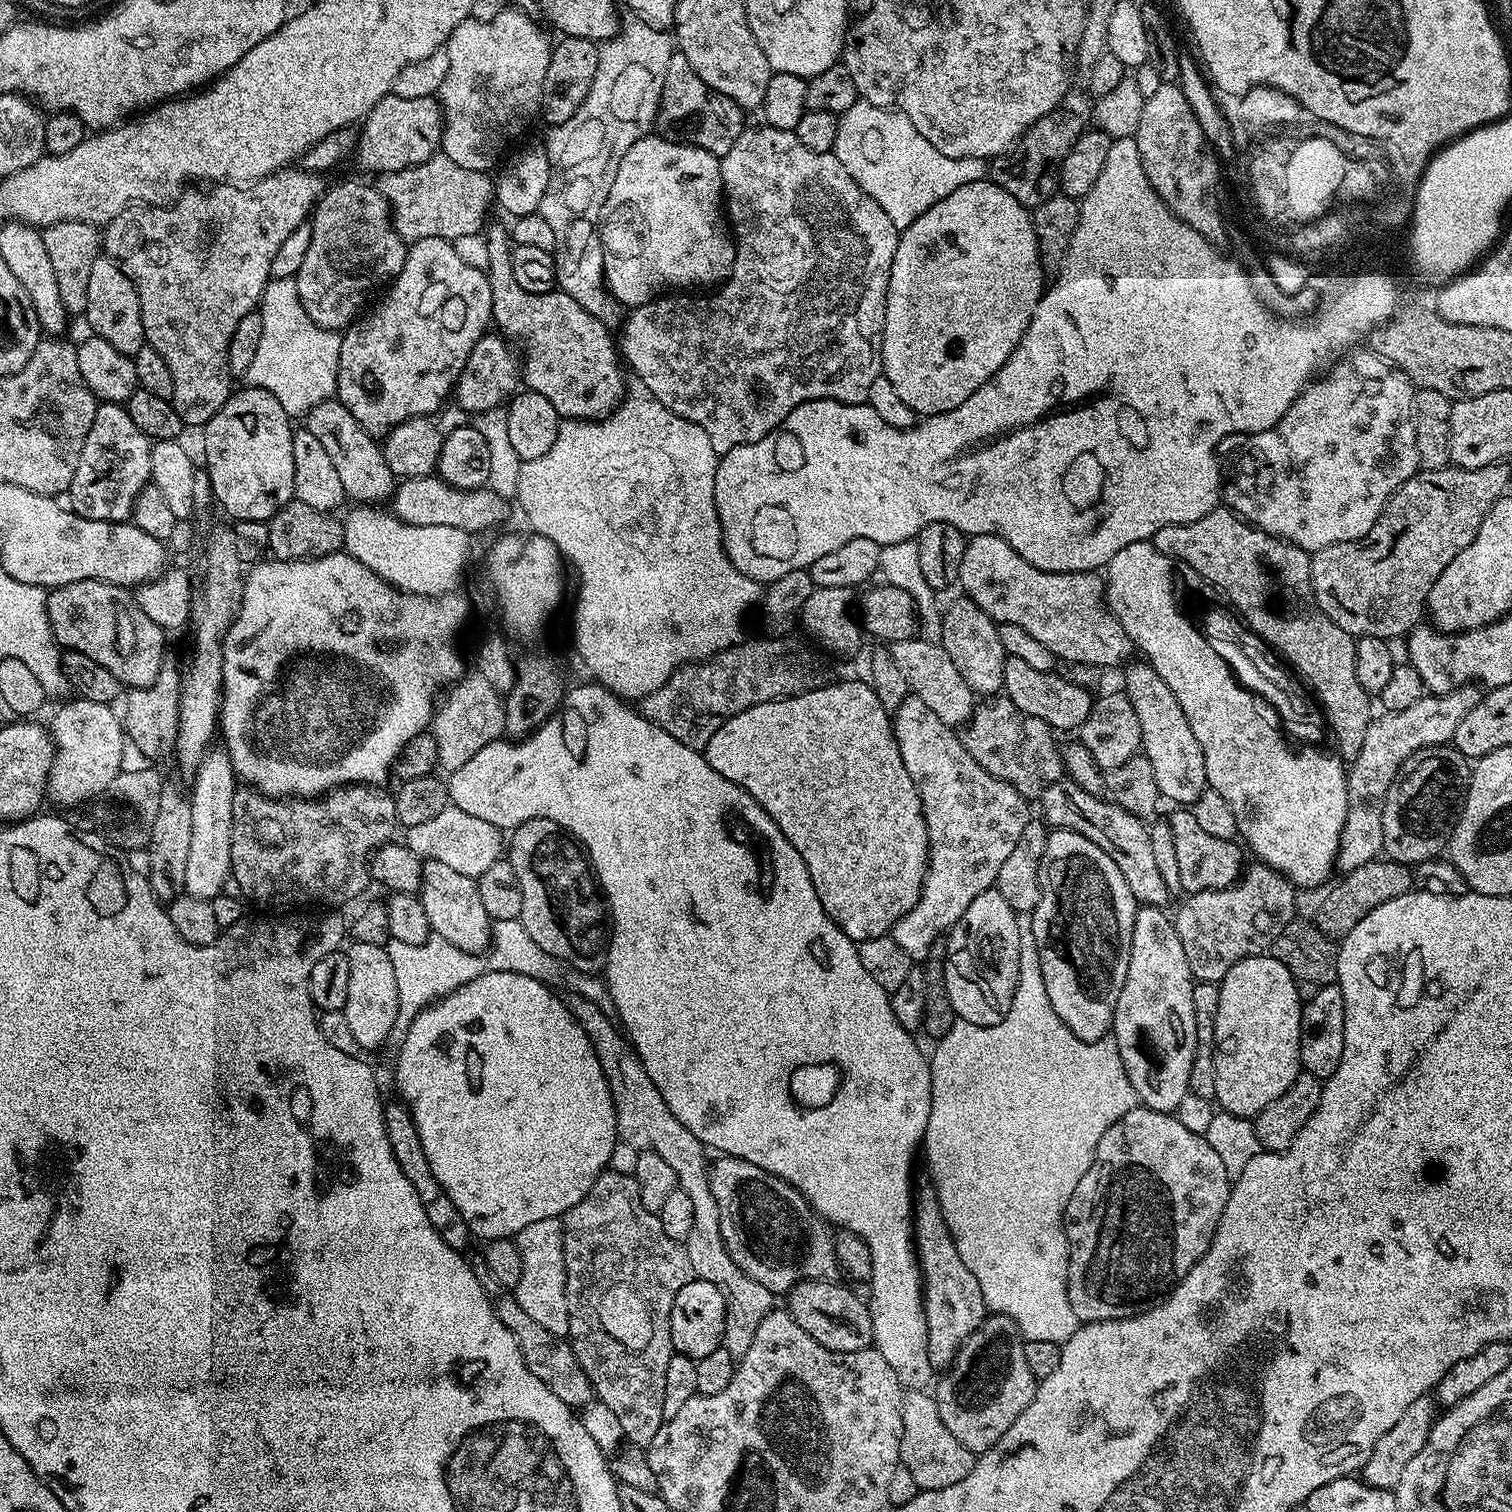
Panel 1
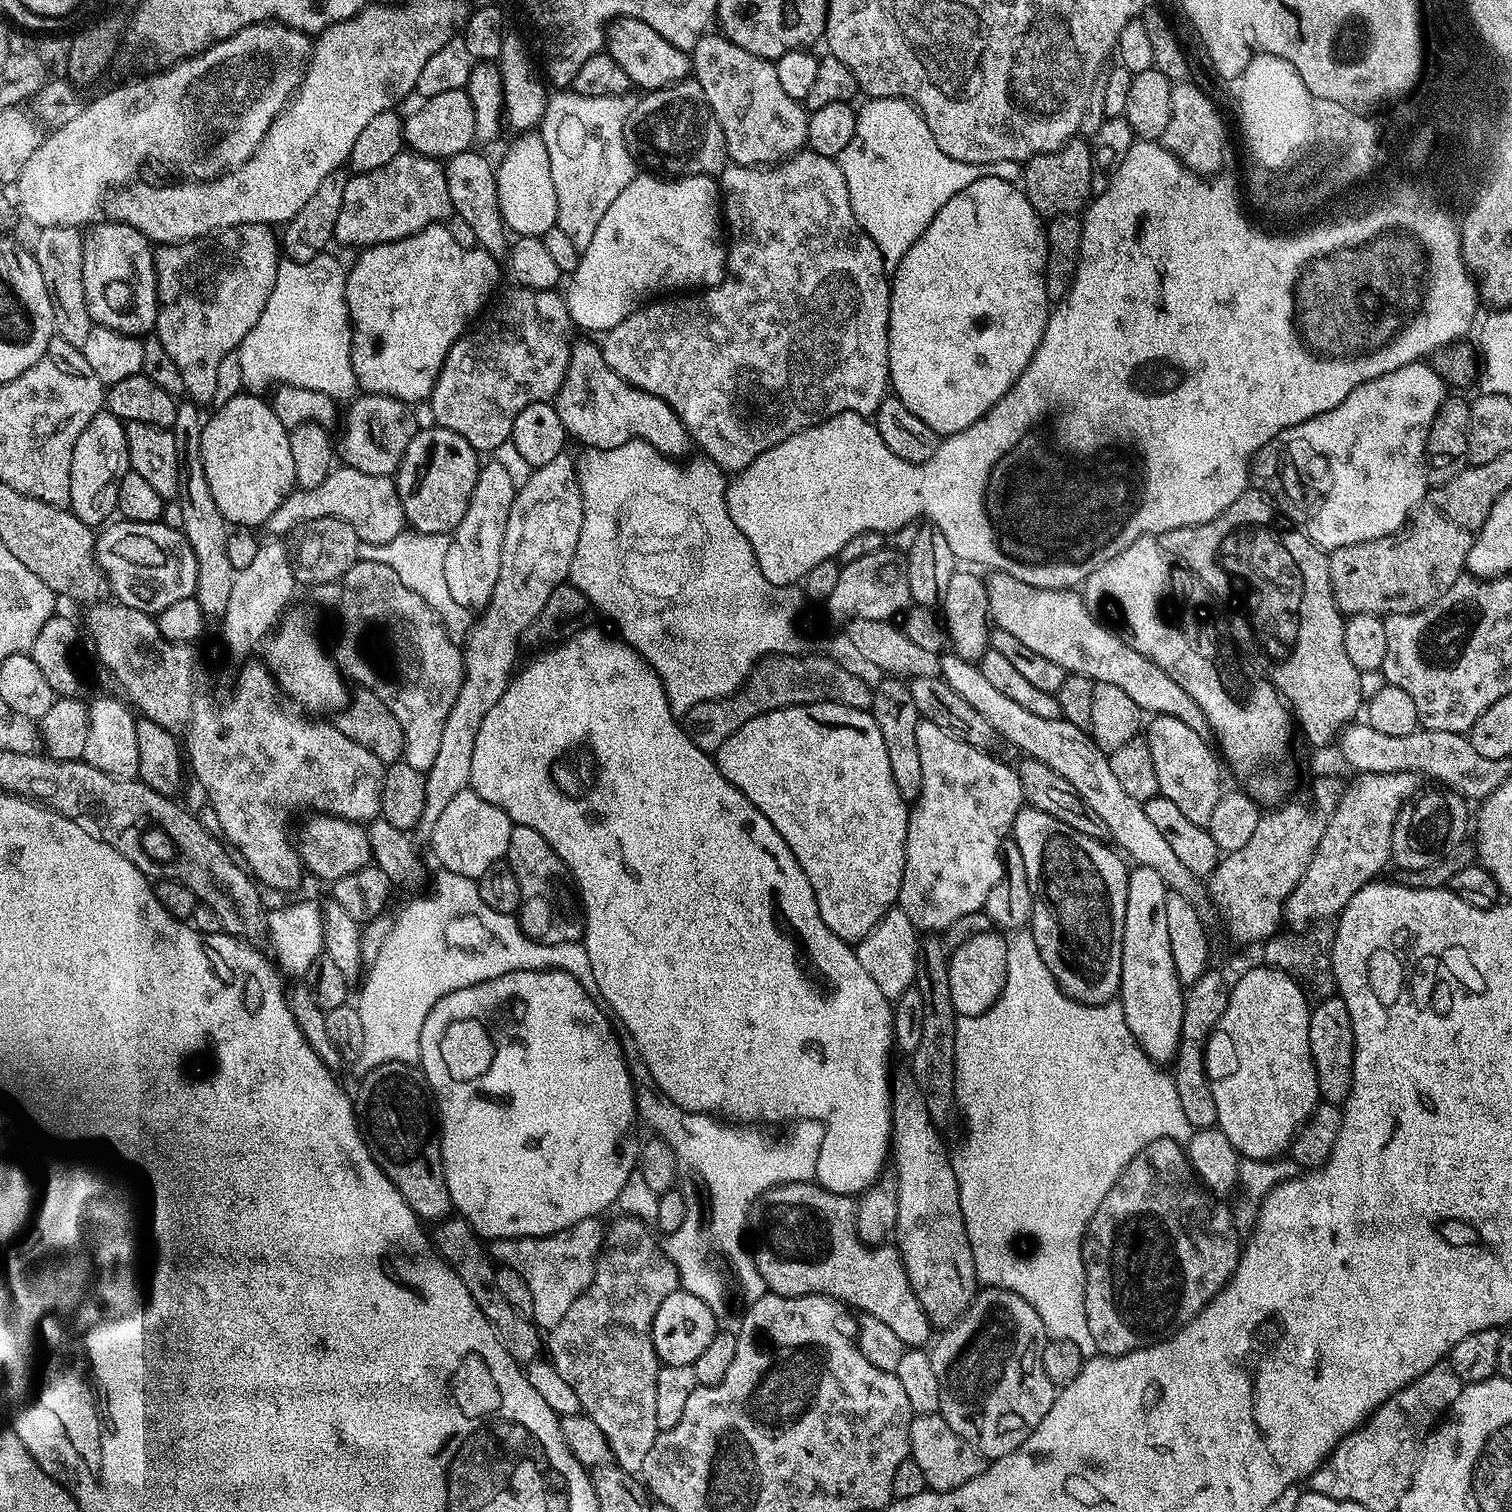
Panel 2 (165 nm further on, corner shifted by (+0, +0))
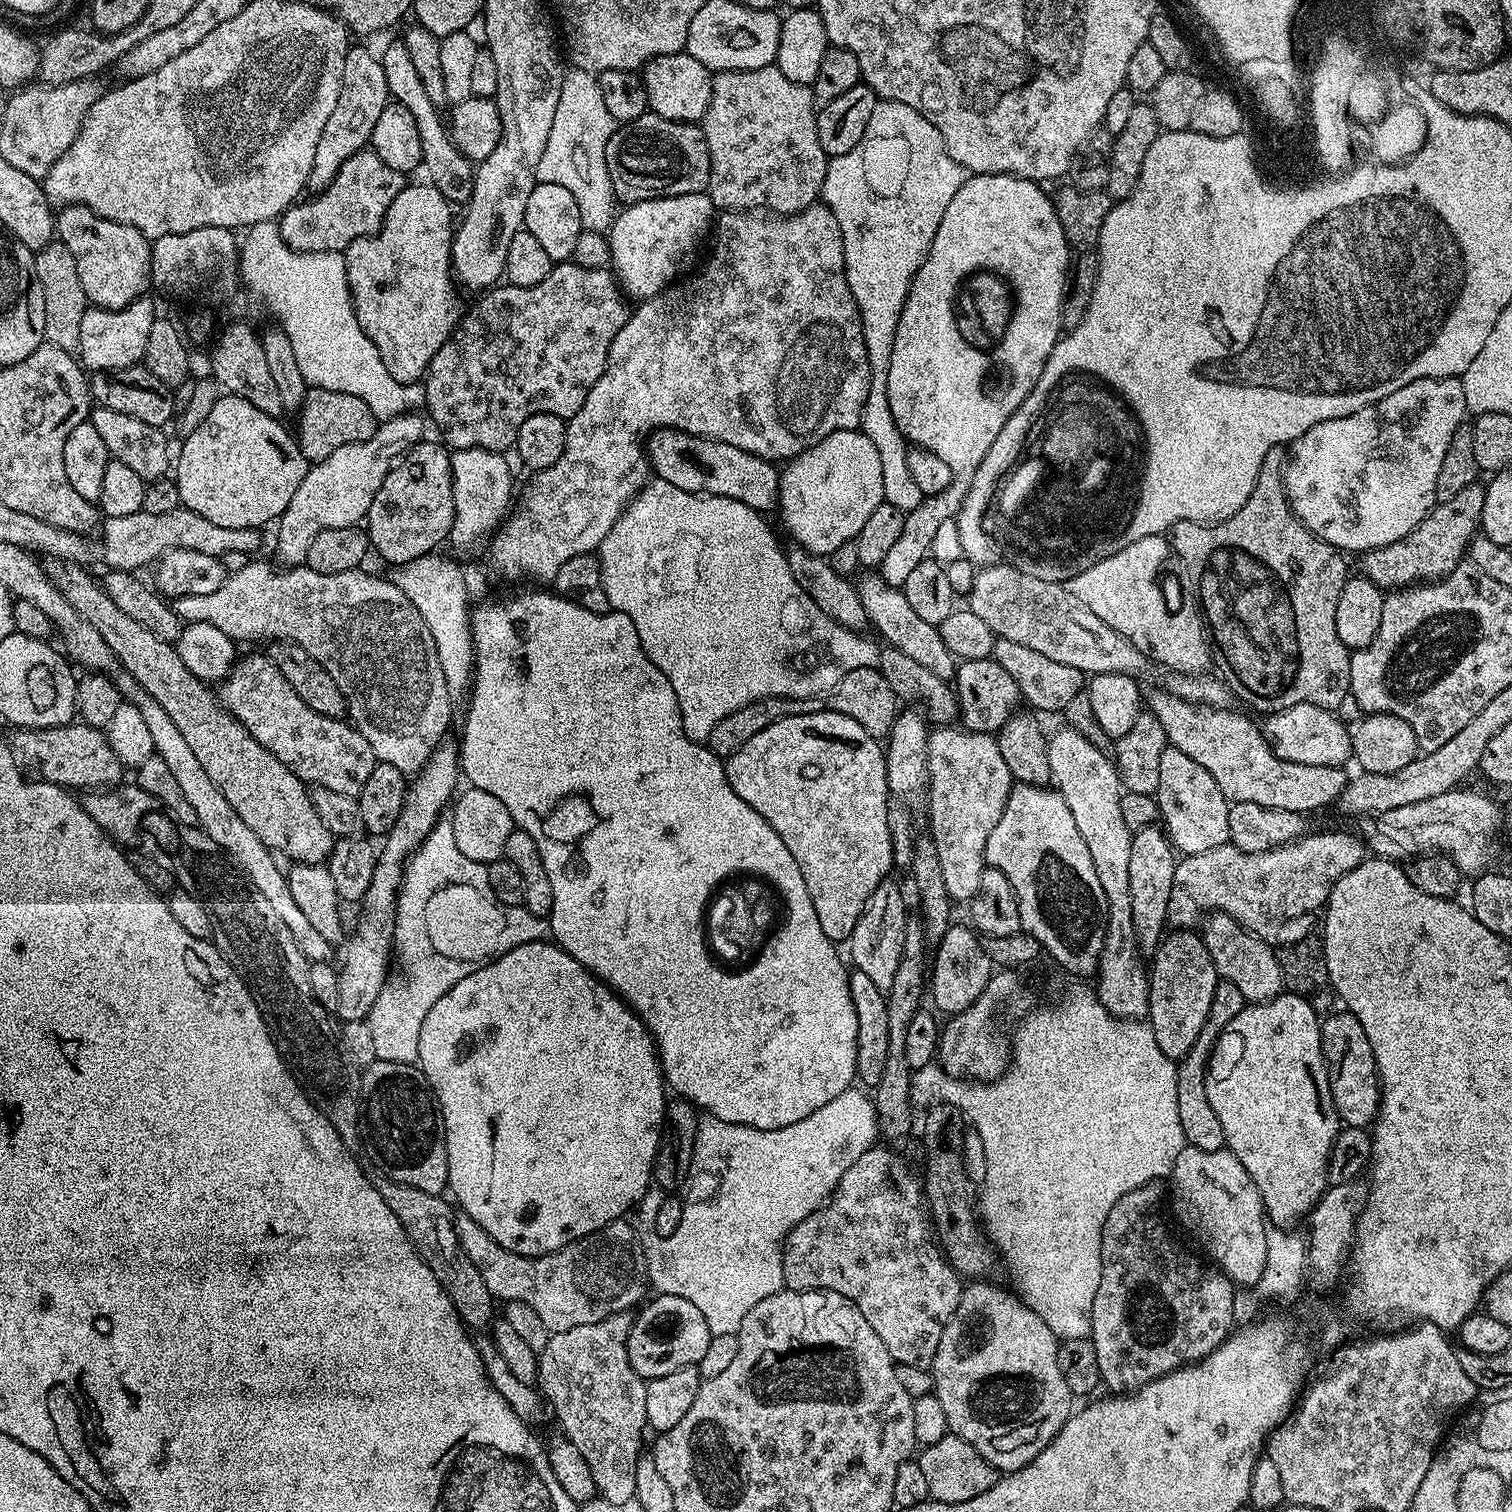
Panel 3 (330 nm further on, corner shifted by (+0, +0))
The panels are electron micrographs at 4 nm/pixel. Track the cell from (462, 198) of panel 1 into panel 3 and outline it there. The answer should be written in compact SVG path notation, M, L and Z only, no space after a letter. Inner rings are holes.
M371 150L348 158L334 182L315 198L301 199L279 217L280 233L295 252L343 252L358 238L373 236L386 218L390 204L406 187L405 173L390 170Z

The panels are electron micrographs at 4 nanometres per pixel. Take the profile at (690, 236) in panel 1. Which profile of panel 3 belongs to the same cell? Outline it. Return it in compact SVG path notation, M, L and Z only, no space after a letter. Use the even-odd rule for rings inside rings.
M707 192L638 200L617 211L606 235L612 255L611 267L623 295L643 302L663 292L691 262L696 247L703 242L707 232L709 235L713 224L714 209Z

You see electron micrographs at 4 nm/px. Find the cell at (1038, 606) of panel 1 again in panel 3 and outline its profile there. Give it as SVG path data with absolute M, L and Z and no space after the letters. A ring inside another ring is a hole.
M1160 686L1146 696L1147 711L1162 722L1162 730L1166 730L1166 738L1171 747L1182 750L1182 754L1194 758L1198 766L1202 766L1218 782L1218 790L1229 802L1258 802L1258 806L1274 806L1278 810L1290 810L1301 814L1309 814L1315 808L1335 805L1336 799L1342 794L1346 783L1345 769L1334 766L1302 766L1298 762L1290 762L1276 755L1264 735L1261 725L1255 724L1248 716L1240 712L1232 712L1228 708L1211 708L1209 704L1195 704L1184 700Z

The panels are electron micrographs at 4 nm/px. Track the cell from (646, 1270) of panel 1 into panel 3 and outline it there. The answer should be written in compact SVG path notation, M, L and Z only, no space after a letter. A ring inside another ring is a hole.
M615 1312L613 1316L608 1316L602 1322L591 1324L590 1326L574 1326L574 1330L562 1330L561 1332L553 1332L546 1342L546 1350L538 1353L538 1388L543 1393L544 1399L547 1401L547 1407L550 1409L551 1415L558 1423L564 1427L563 1435L570 1442L574 1442L574 1446L578 1446L578 1454L582 1454L582 1458L590 1466L590 1470L594 1474L594 1482L599 1499L606 1502L630 1502L636 1495L634 1490L634 1474L636 1467L642 1455L640 1447L644 1444L644 1432L648 1428L648 1419L646 1418L646 1381L642 1379L634 1370L634 1366L630 1366L630 1354L628 1353L628 1335L632 1329L633 1317L628 1312Z

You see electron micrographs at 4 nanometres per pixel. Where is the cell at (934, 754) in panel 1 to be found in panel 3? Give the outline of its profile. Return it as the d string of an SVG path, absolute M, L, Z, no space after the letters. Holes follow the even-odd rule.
M936 726L929 731L928 734L928 799L926 801L926 813L932 819L932 829L930 835L934 846L938 846L938 862L942 862L942 878L946 878L946 890L953 901L964 902L971 901L974 894L978 894L978 882L982 882L982 870L986 867L984 859L984 851L986 850L986 842L990 842L990 833L994 830L994 826L998 826L998 818L1002 818L1002 810L1006 810L1006 802L1011 794L1014 781L1010 770L1006 770L1006 762L1002 759L1002 753L998 751L998 742L995 735L987 732L970 732L961 730L956 726Z

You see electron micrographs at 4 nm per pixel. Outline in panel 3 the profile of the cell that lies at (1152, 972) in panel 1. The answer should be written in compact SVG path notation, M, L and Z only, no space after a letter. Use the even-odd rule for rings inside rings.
M1160 826L1140 828L1130 842L1130 906L1134 910L1134 930L1141 953L1156 951L1166 935L1170 890L1174 886L1174 870L1178 856L1167 832Z

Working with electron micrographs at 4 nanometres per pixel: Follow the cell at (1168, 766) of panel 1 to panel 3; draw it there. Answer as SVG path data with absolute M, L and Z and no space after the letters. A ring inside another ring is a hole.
M1168 747L1160 760L1158 790L1154 794L1162 827L1172 841L1173 849L1184 856L1202 854L1230 841L1229 801L1218 790L1218 782L1210 778L1204 767L1182 750Z

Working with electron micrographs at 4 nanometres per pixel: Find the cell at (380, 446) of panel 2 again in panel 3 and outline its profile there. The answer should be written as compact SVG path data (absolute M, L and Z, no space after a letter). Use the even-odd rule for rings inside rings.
M309 387L304 405L299 410L300 425L294 428L297 444L302 454L312 464L322 462L322 458L330 458L334 450L343 444L366 442L376 433L378 421L370 406L362 402L354 394L342 394L338 390Z

